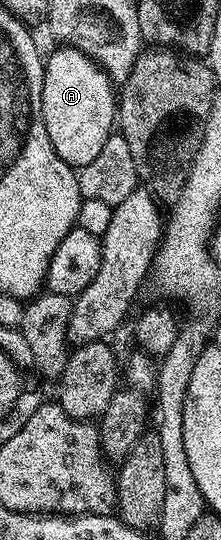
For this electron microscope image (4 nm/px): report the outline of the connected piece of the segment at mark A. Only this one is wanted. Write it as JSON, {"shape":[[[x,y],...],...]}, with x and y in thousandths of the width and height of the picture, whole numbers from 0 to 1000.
{"shape":[[[303,85],[258,91],[235,106],[199,111],[190,219],[262,293],[357,315],[425,300],[462,270],[480,270],[480,256],[516,250],[516,231],[534,222],[534,178],[489,135],[403,104]]]}

